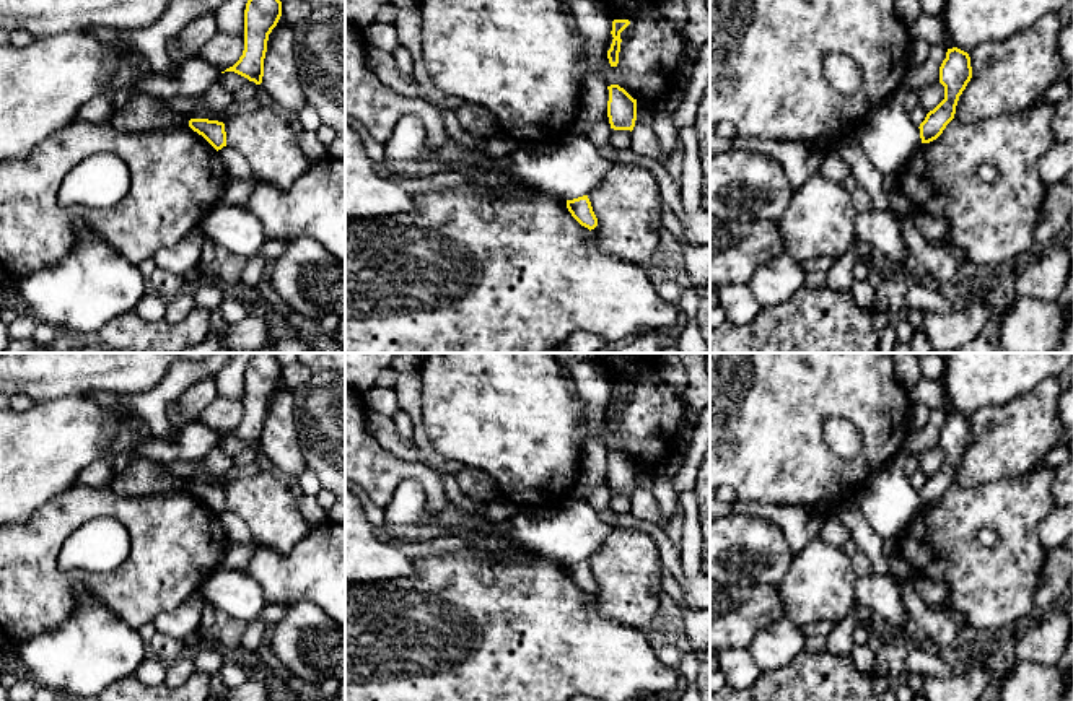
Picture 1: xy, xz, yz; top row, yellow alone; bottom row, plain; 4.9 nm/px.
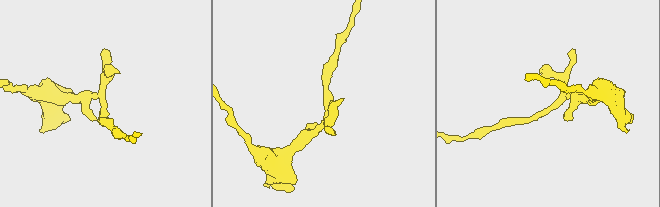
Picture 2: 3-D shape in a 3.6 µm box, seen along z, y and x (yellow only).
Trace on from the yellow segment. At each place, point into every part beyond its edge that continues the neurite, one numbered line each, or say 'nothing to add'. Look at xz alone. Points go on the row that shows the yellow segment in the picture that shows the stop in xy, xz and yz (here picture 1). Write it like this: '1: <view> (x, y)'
nothing to add

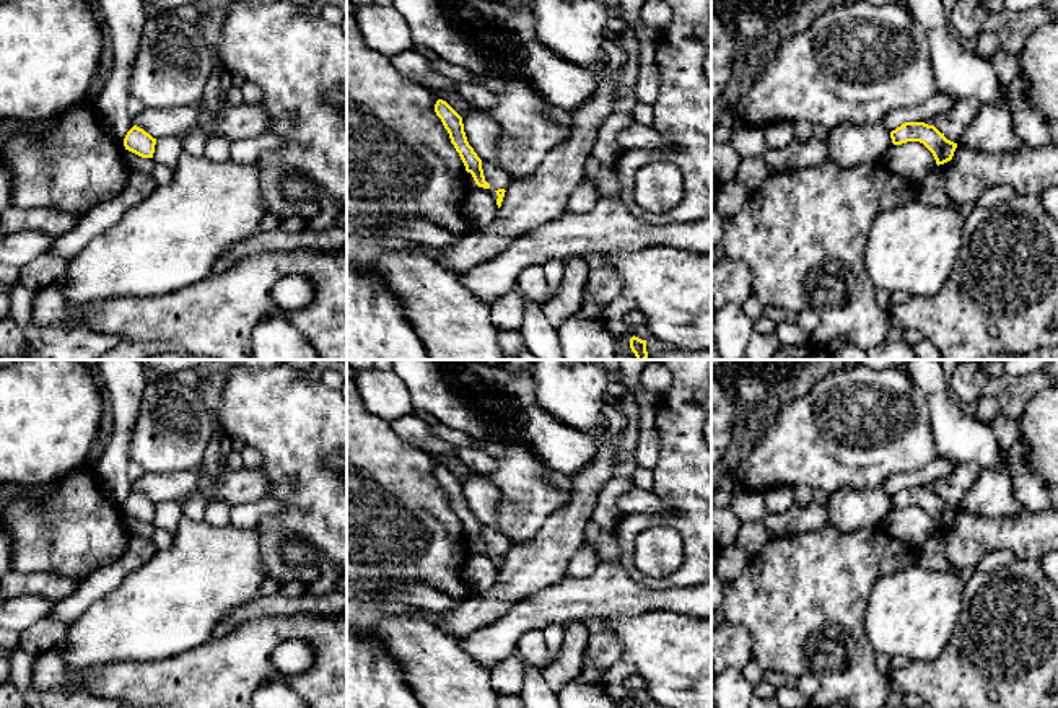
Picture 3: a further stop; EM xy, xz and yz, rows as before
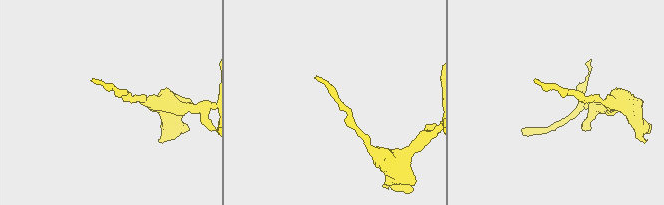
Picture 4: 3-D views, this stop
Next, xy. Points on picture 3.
nothing to add

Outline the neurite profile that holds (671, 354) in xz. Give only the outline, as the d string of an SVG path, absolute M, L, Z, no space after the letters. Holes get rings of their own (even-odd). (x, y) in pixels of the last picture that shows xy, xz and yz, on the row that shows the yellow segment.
M671 347L664 352L656 352L648 355L646 360L711 360L711 350L708 352L693 352L687 348Z

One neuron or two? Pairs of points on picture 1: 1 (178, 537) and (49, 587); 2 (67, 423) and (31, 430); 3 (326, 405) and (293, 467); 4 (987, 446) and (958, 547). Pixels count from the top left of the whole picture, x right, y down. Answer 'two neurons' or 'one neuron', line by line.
1: one neuron
2: one neuron
3: two neurons
4: two neurons

